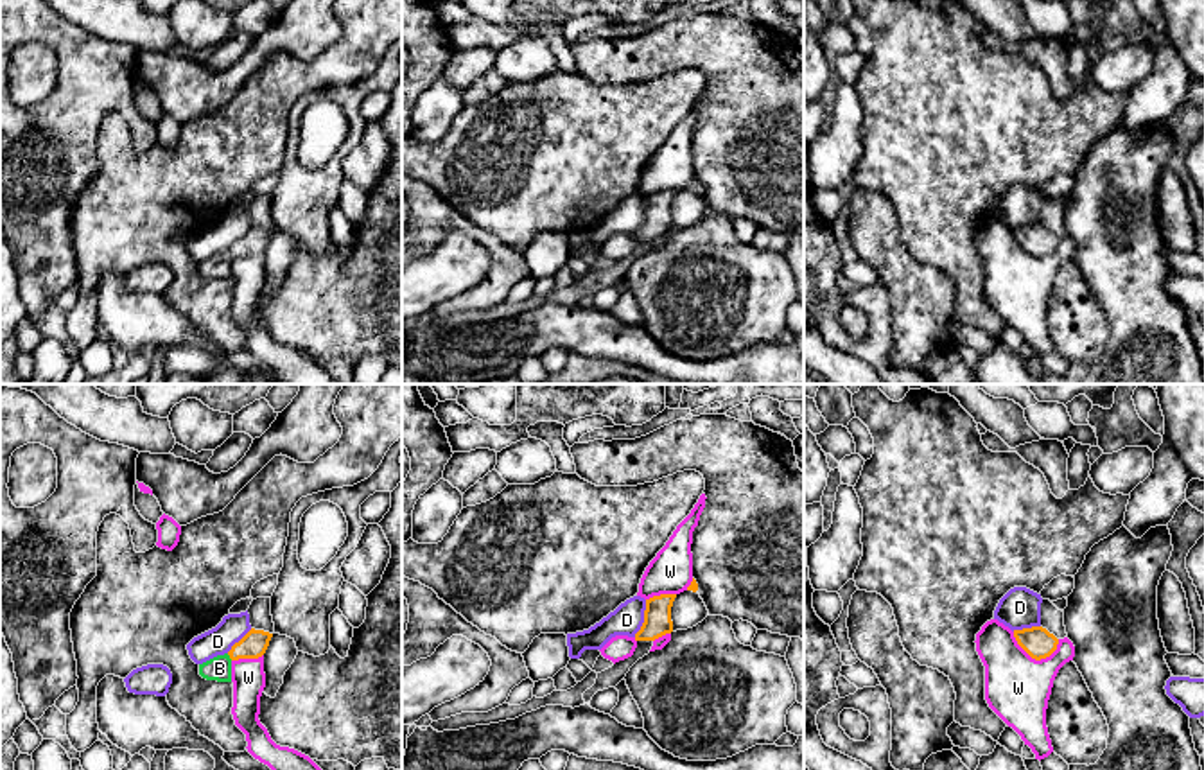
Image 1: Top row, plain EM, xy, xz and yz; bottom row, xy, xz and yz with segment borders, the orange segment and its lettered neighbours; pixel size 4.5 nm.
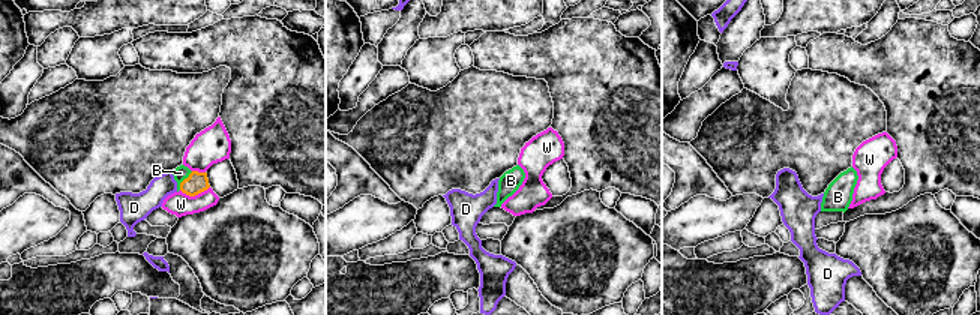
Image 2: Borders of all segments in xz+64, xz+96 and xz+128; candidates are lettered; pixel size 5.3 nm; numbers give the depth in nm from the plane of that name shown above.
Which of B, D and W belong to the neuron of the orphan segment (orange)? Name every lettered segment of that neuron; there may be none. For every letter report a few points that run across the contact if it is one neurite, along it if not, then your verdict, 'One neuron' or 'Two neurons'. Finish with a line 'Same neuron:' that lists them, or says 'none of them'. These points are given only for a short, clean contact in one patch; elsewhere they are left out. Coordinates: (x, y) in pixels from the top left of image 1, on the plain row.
B: Line: xy (253, 243), (230, 255), (219, 266). One neuron
D: Two neurons
W: Line: yz (1012, 230), (1014, 237), (1036, 257), (1045, 257), (1059, 241). Two neurons
Same neuron: B

